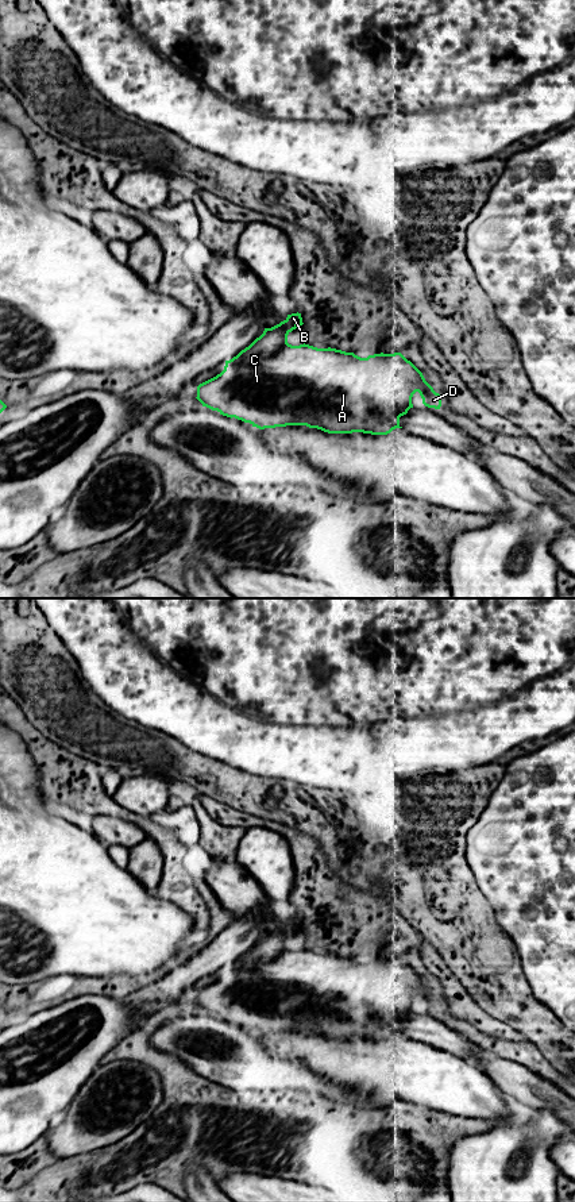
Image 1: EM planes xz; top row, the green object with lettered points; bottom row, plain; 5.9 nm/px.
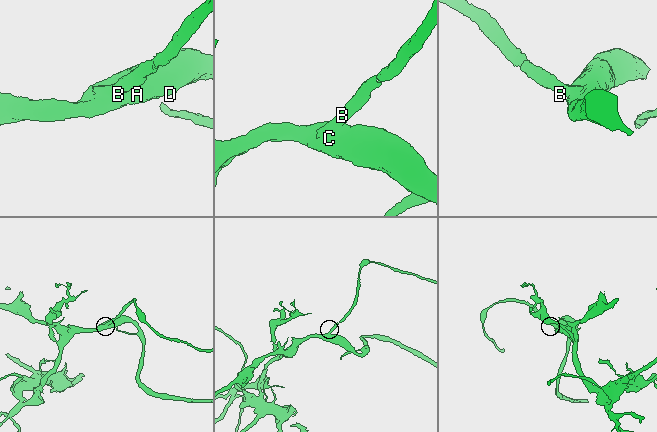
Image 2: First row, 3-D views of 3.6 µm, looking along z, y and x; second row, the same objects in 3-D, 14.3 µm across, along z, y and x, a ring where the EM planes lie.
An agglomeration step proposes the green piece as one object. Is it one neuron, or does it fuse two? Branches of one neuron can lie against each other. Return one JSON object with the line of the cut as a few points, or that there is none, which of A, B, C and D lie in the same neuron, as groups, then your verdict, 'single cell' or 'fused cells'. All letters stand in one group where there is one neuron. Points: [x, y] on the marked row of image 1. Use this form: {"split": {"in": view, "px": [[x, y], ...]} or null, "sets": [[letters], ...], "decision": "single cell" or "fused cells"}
{"split": {"in": "xz", "px": [[286, 342], [276, 351], [263, 357], [239, 362], [231, 361]]}, "sets": [["A", "C", "D"], ["B"]], "decision": "fused cells"}

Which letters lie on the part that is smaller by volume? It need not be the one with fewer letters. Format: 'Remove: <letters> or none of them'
Remove: B

